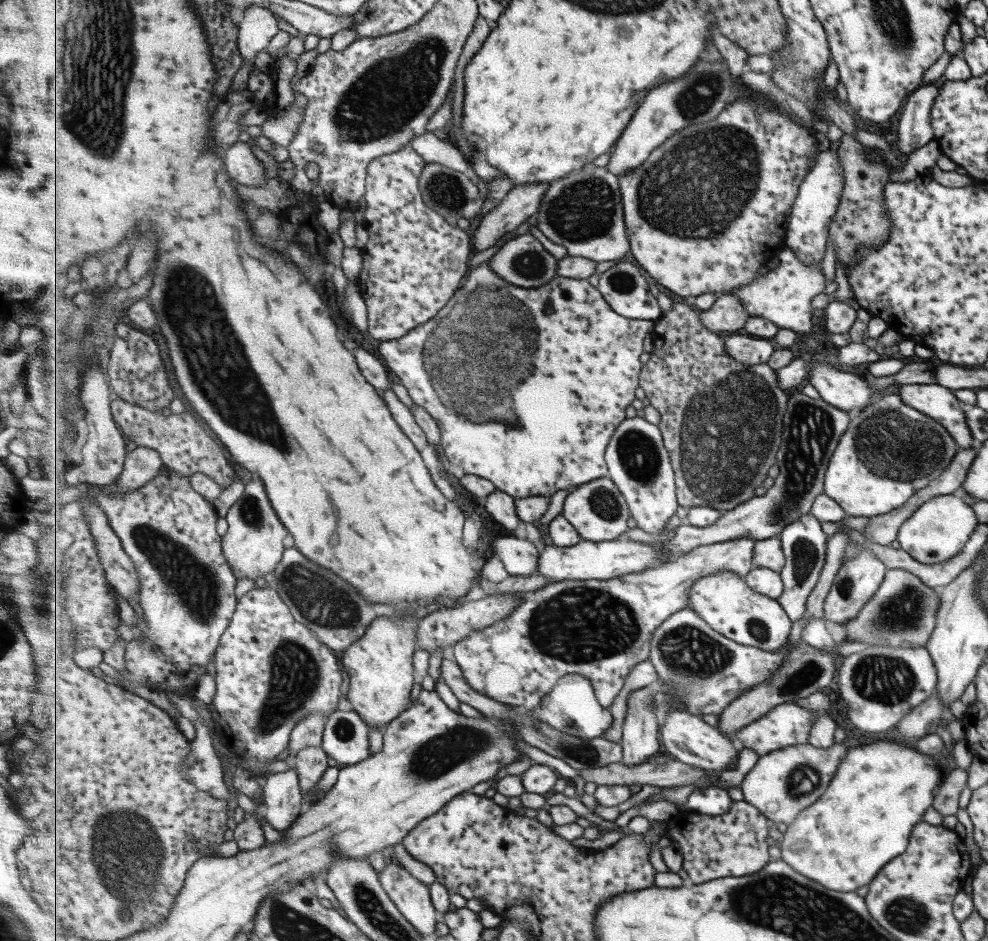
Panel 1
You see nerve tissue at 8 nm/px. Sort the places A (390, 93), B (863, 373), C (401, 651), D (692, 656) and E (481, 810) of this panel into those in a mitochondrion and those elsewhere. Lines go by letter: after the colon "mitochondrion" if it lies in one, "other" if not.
A: mitochondrion
B: other
C: other
D: mitochondrion
E: other

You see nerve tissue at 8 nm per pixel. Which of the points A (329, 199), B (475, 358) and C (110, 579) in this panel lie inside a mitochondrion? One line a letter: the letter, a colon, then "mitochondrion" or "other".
A: other
B: mitochondrion
C: other

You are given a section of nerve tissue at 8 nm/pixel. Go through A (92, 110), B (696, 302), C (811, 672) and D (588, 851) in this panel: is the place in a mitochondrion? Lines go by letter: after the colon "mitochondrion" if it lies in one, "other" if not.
A: mitochondrion
B: other
C: mitochondrion
D: other

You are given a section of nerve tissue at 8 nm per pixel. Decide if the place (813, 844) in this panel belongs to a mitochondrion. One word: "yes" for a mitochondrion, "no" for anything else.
no

